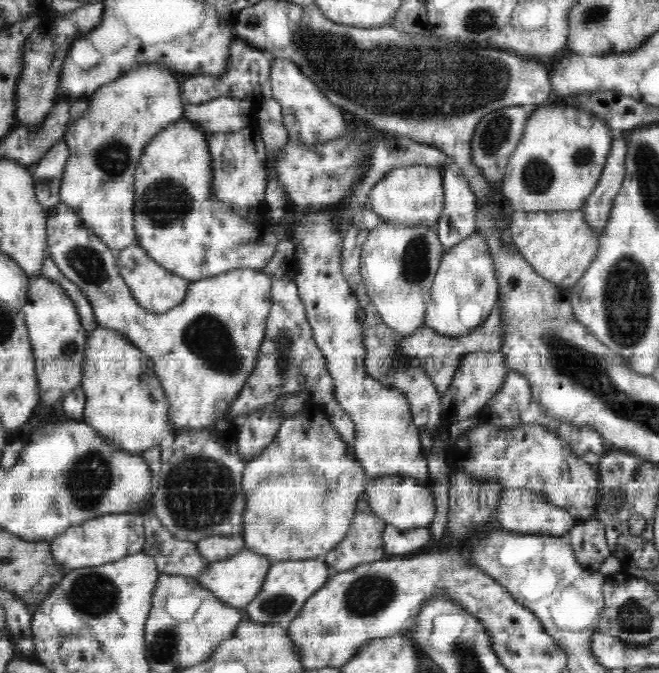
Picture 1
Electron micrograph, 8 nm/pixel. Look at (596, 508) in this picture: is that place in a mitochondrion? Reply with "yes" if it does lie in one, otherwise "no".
no

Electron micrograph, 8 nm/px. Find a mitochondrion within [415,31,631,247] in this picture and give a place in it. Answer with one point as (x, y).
(495, 132)

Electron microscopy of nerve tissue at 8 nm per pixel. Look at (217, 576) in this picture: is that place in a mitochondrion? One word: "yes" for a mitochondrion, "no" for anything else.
no

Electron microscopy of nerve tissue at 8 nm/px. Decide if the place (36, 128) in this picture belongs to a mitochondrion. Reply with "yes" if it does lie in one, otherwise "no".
no

